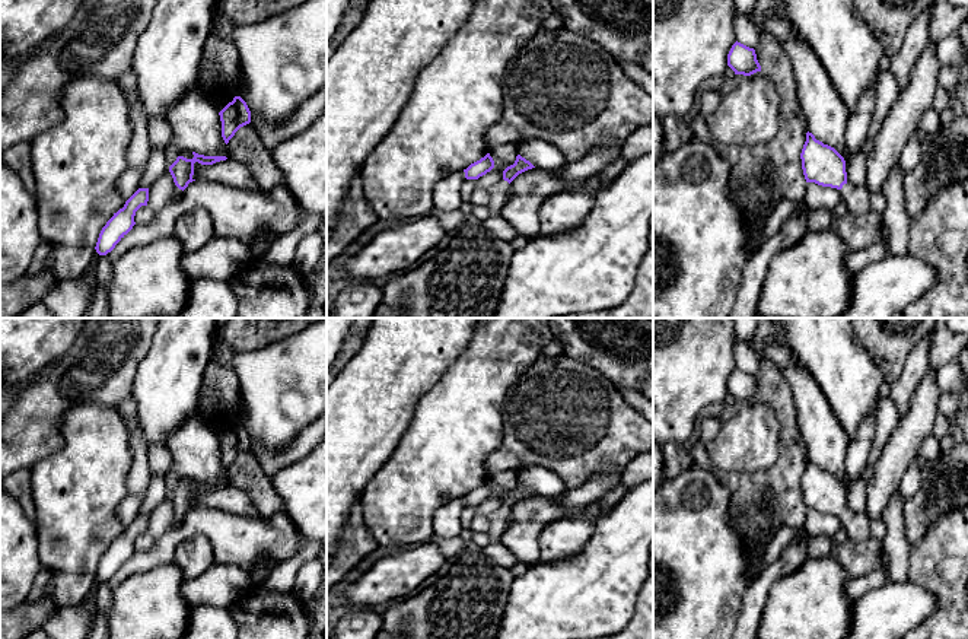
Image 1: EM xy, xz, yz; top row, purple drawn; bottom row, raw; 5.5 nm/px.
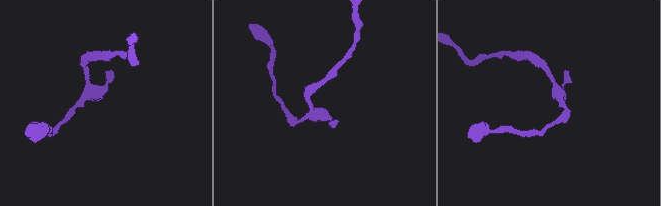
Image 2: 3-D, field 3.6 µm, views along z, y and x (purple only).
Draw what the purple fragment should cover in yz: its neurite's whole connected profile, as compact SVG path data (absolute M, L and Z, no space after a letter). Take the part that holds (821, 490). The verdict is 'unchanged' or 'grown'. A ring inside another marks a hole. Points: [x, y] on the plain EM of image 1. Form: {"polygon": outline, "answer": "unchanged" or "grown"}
{"polygon": "M809 458L800 486L806 509L840 516L847 538L853 541L859 543L872 537L867 514L848 511L844 484L834 474L816 467Z", "answer": "grown"}

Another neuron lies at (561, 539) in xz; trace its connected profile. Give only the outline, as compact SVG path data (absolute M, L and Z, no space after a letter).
M566 516L547 524L538 537L539 562L557 562L579 554L595 530L595 521Z

